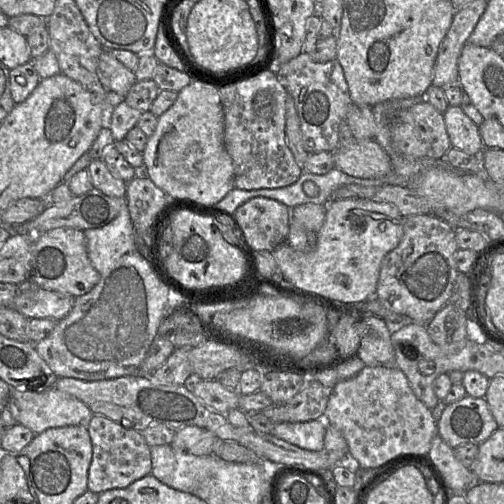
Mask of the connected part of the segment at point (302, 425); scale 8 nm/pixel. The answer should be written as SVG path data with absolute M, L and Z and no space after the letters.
M323 419L275 423L271 435L309 451L324 449L327 424Z

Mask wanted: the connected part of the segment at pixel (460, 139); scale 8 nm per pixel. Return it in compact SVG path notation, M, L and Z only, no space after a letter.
M448 106L443 113L451 146L469 155L479 155L485 148L477 126L460 106Z

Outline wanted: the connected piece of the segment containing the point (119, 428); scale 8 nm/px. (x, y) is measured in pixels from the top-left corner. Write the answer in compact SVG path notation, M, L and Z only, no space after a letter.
M93 415L87 424L92 443L92 461L88 471L88 490L97 494L115 488L126 488L151 473L150 446L141 432L121 425L103 415Z

